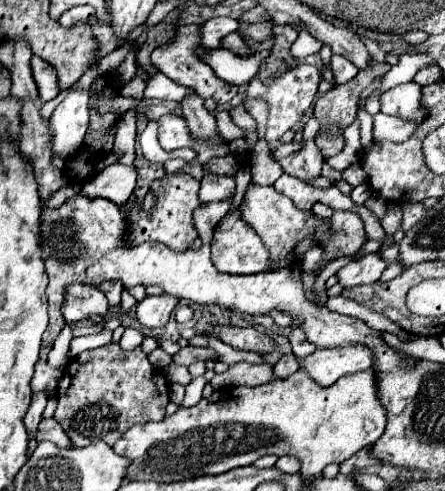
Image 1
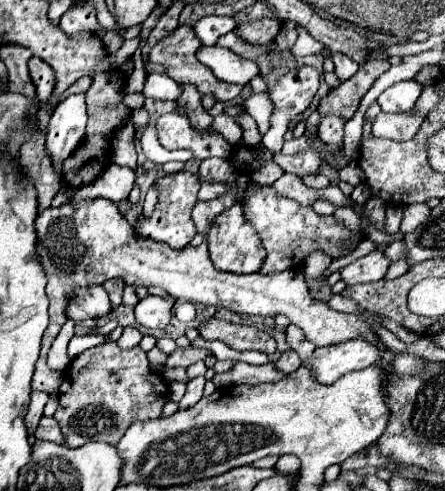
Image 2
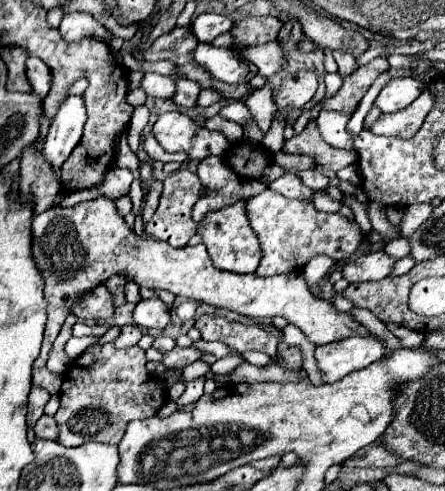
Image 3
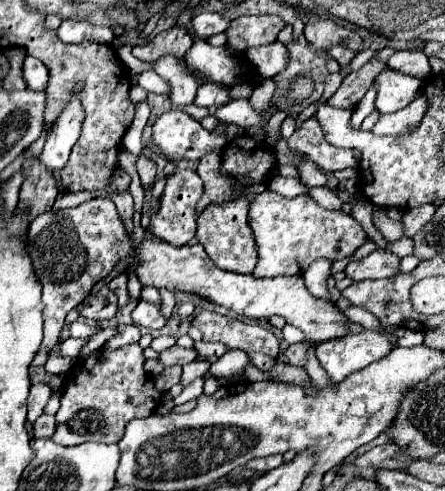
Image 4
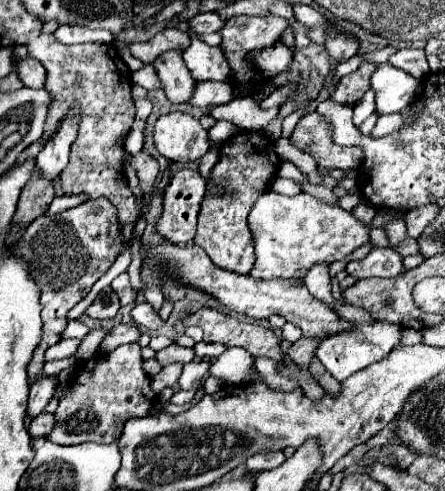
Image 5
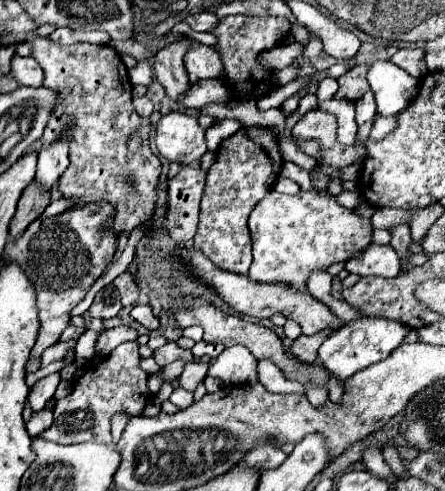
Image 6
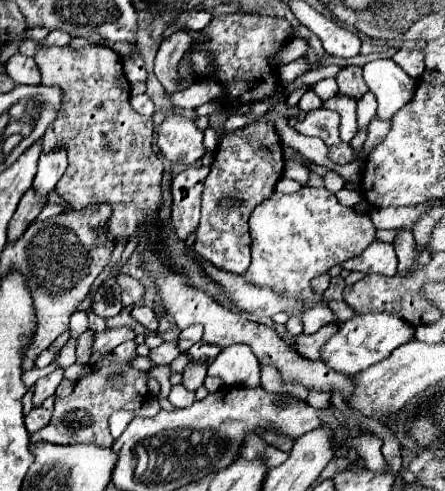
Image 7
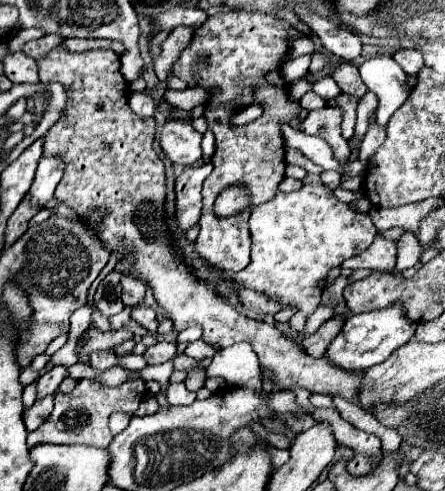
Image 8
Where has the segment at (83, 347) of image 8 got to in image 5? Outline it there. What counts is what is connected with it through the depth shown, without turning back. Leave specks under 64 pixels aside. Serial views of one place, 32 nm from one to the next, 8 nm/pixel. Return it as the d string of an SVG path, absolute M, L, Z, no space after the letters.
M118 324L118 326L112 328L112 330L106 334L106 338L100 342L98 352L100 352L100 354L108 354L108 352L112 352L114 348L118 348L120 344L136 342L138 338L140 338L138 328L128 326L128 324Z

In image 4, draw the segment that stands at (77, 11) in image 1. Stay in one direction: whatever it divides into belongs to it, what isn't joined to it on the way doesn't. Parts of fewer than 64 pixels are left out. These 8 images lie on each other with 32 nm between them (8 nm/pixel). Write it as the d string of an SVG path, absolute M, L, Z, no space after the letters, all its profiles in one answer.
M84 18L82 20L64 20L62 26L56 30L56 34L66 44L78 44L84 40L112 44L112 40L114 40L114 32L110 28L94 28Z

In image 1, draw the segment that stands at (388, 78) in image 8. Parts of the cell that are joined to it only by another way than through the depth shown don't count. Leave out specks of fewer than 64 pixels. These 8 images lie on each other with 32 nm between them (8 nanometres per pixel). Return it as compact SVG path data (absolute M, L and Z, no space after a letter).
M416 82L398 84L380 96L382 112L410 120L424 120L426 114L420 108L420 96L422 96L422 86L418 86Z

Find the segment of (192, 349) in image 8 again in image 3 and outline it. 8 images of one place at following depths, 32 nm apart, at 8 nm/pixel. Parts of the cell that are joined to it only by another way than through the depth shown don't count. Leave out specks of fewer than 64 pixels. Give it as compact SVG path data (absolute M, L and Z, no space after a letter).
M198 340L194 342L194 346L202 352L202 354L212 354L216 358L224 358L226 354L232 354L234 350L230 350L224 342L204 342L204 340Z

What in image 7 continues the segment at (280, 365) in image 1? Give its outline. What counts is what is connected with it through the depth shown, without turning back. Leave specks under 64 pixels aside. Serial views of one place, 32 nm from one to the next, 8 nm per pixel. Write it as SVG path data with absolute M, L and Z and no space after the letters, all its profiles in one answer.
M336 320L336 322L330 322L330 324L322 326L322 328L320 328L316 334L312 334L312 336L300 334L300 336L296 338L296 350L298 350L302 356L310 358L310 360L318 360L322 346L330 340L332 334L336 334L338 326L340 326L340 322Z

